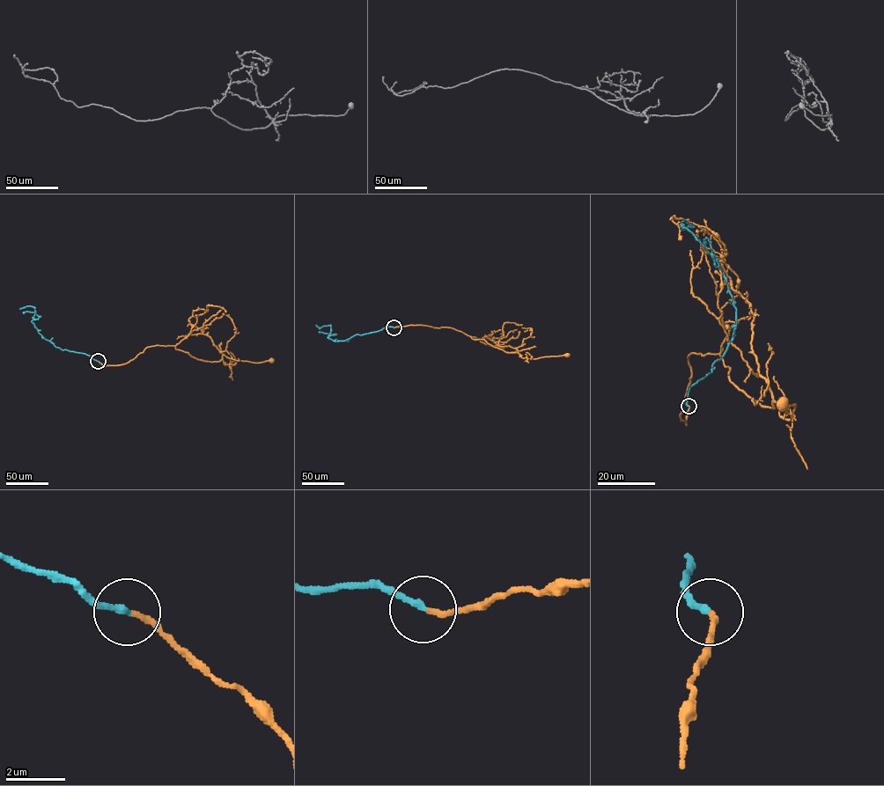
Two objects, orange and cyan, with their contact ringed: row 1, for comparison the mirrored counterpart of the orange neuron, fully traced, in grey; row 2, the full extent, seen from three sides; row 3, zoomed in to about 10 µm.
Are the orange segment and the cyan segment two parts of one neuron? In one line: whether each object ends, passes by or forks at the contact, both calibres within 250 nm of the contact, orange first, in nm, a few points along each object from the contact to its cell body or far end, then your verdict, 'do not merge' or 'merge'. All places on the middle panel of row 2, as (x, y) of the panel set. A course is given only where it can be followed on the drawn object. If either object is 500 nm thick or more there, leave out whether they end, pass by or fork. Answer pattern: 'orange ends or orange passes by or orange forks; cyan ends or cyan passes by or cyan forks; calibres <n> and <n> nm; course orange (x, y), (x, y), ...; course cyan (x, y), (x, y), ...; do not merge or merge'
orange ends; cyan ends; calibres 190 and 240 nm; course orange (394, 327), (450, 327), (528, 359), (567, 355); course cyan (394, 327), (334, 341), (327, 337), (330, 326), (320, 327), (316, 325); merge

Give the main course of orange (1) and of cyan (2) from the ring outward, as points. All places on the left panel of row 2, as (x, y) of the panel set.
1: (98, 361), (104, 366), (123, 364), (158, 345), (174, 346), (197, 359), (222, 360), (225, 364), (271, 361)
2: (98, 361), (84, 353), (56, 347), (38, 332), (32, 321), (34, 308), (28, 305), (20, 309)

